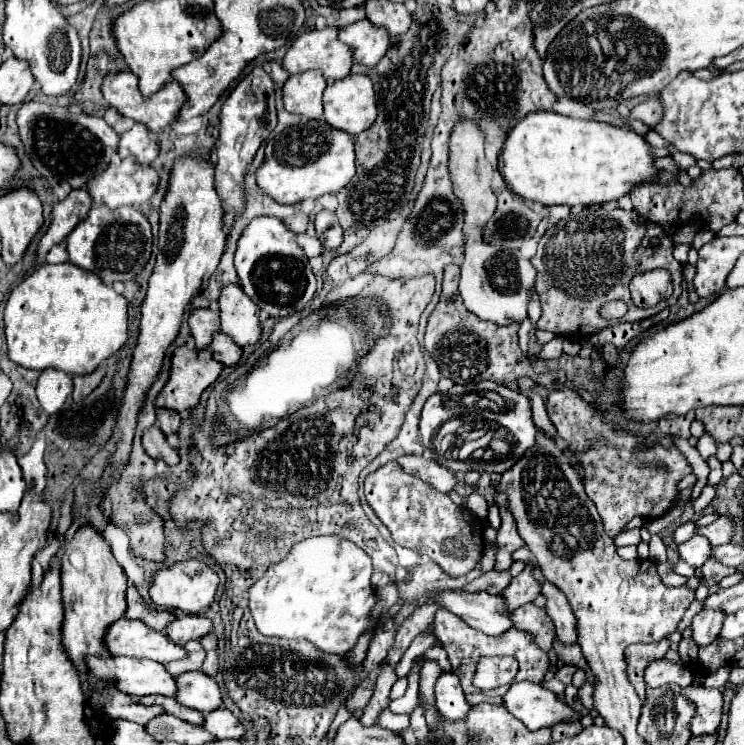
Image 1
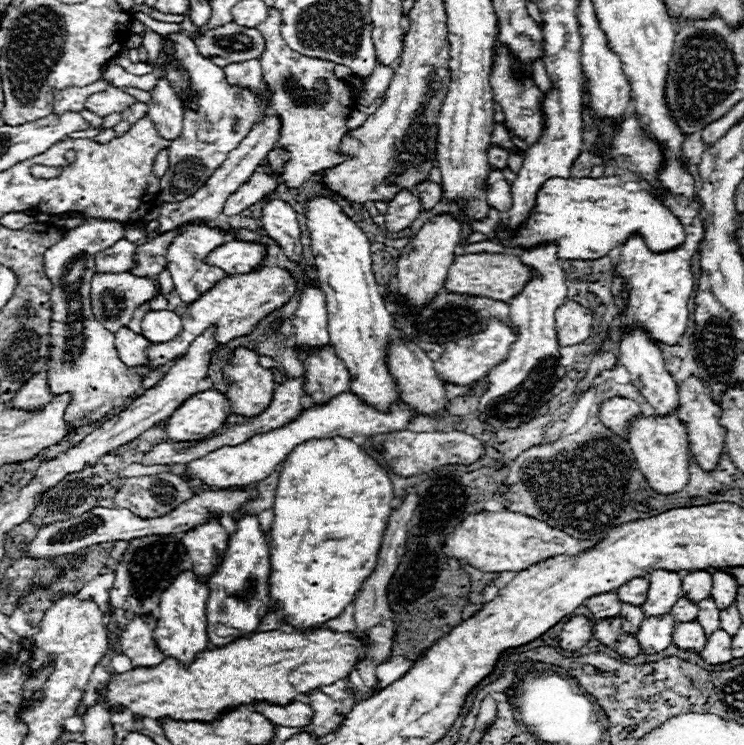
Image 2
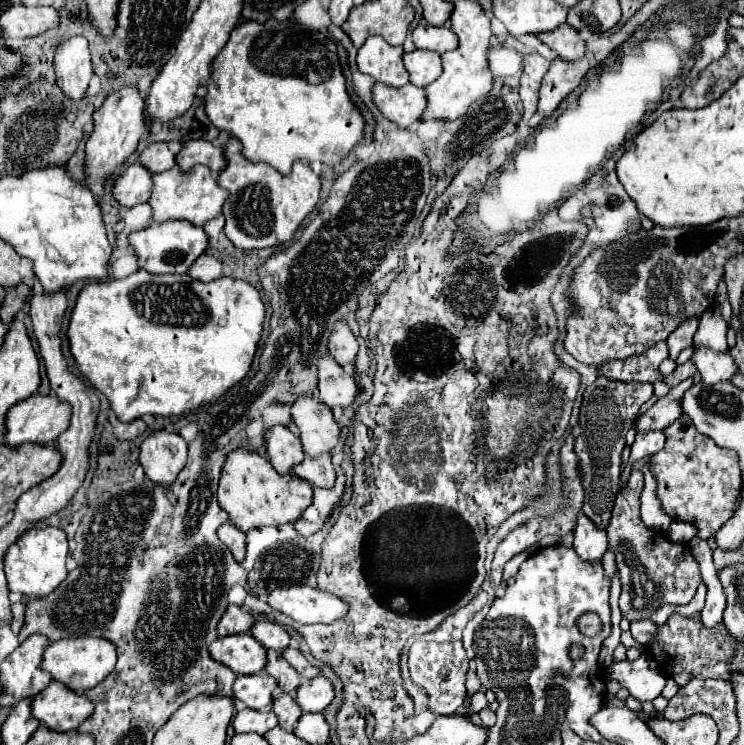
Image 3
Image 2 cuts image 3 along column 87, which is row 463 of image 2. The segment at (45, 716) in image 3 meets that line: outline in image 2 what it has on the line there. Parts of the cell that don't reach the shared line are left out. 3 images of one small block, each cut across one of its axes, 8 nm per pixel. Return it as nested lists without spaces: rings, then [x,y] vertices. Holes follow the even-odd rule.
[[[690,376],[688,380],[680,382],[680,408],[676,412],[676,416],[686,422],[686,432],[688,432],[688,440],[690,440],[690,452],[696,460],[696,464],[700,464],[700,468],[704,472],[712,472],[726,446],[724,446],[724,440],[726,440],[726,430],[720,426],[720,406],[706,394],[706,386],[696,378],[696,376]]]

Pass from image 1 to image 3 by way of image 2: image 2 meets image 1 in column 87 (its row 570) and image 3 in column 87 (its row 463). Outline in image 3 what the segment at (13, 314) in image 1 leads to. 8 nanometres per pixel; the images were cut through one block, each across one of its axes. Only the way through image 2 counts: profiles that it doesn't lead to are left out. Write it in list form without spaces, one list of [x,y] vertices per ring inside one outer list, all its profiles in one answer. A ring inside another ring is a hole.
[[[138,270],[124,280],[86,284],[72,310],[68,338],[80,372],[108,398],[122,422],[132,422],[144,414],[180,416],[204,404],[218,402],[252,370],[264,318],[264,302],[258,290],[246,280],[218,278],[200,282],[188,274],[160,276]]]

